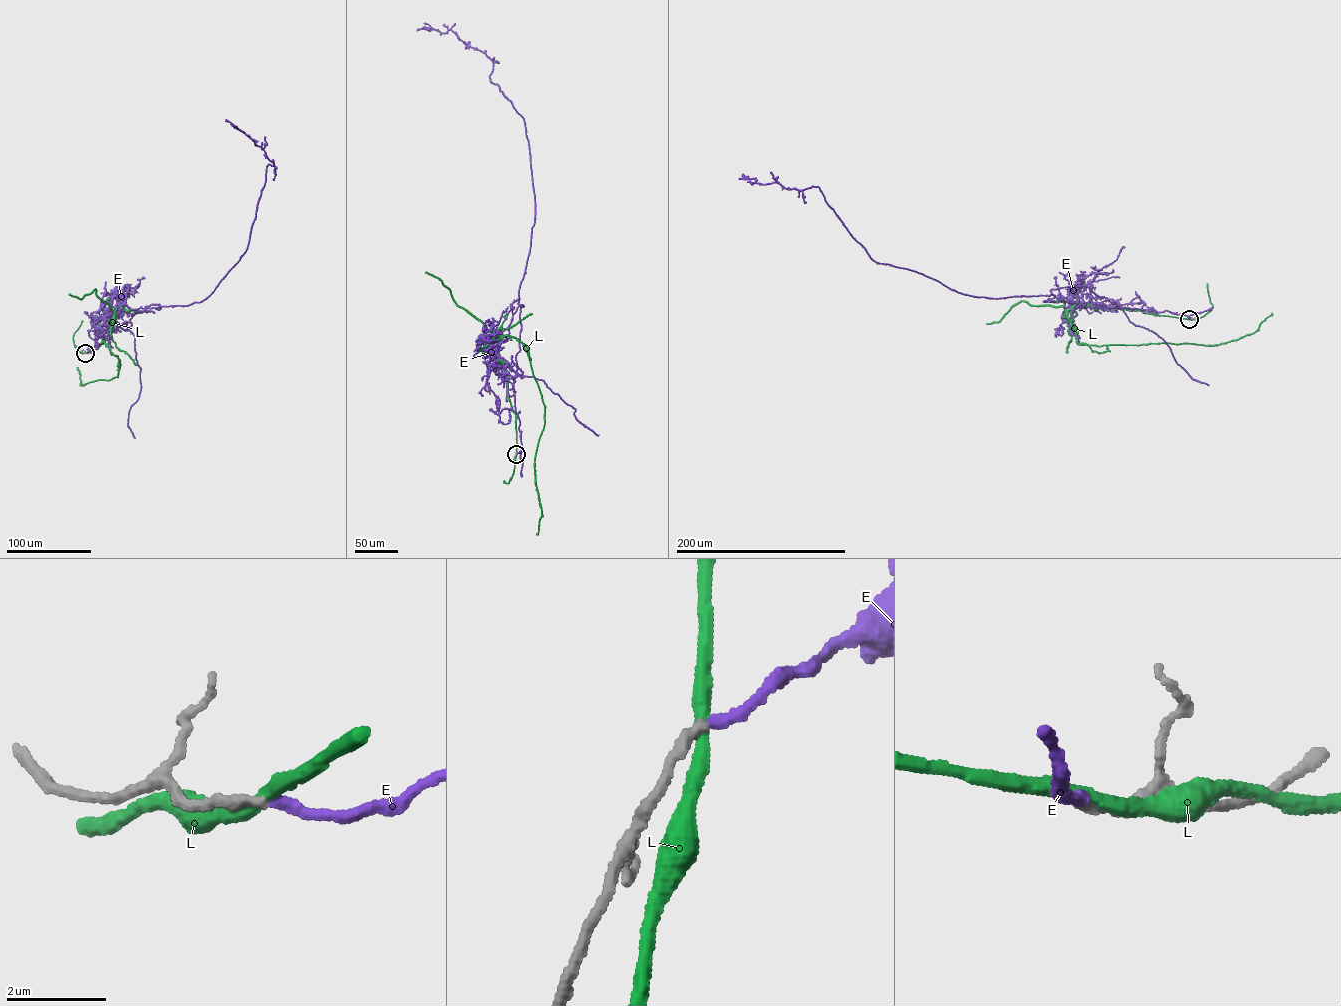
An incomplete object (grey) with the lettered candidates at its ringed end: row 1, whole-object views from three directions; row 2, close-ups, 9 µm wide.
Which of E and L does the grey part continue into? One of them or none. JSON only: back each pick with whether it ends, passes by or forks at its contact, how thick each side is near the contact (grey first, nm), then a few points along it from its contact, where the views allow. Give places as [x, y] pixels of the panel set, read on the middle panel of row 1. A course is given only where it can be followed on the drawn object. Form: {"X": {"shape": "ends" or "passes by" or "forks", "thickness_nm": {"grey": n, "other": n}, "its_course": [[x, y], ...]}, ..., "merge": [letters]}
{"E": {"shape": "ends", "thickness_nm": {"grey": 220, "other": 220}, "its_course": [[516, 454], [519, 288], [535, 215], [525, 122], [490, 81], [493, 62], [485, 54], [450, 30], [417, 31]]}, "merge": ["E"]}

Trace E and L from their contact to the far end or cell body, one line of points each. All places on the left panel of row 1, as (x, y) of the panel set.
E: (85, 353), (147, 306), (203, 300), (245, 252), (267, 166), (275, 166), (225, 120)
L: (85, 352), (102, 342), (102, 336), (114, 327), (114, 316), (119, 314), (114, 318)

